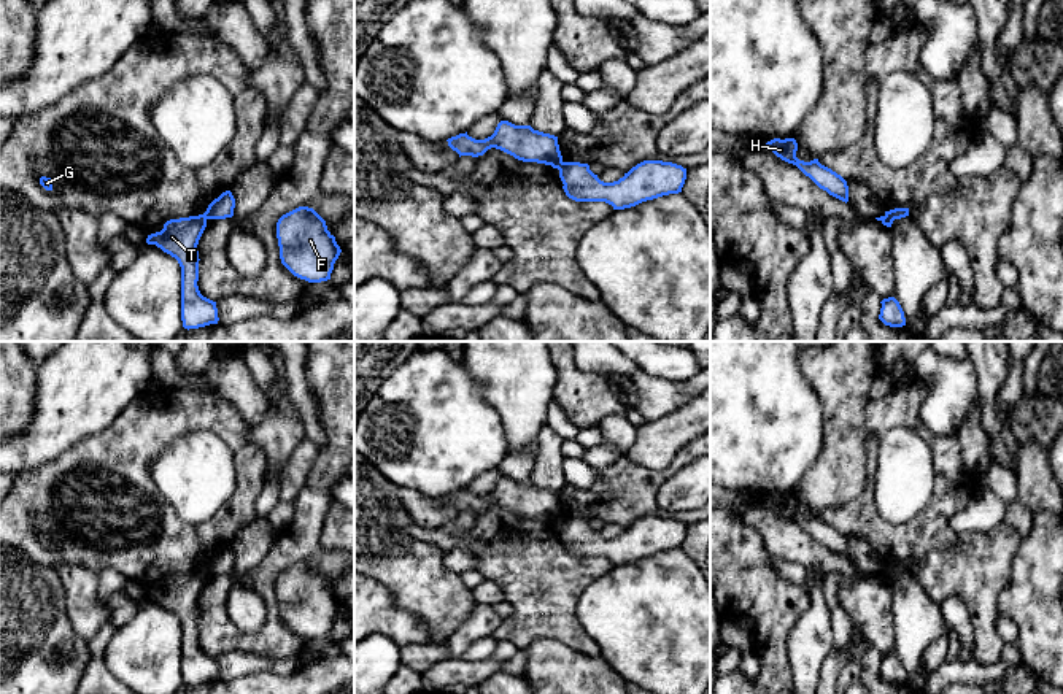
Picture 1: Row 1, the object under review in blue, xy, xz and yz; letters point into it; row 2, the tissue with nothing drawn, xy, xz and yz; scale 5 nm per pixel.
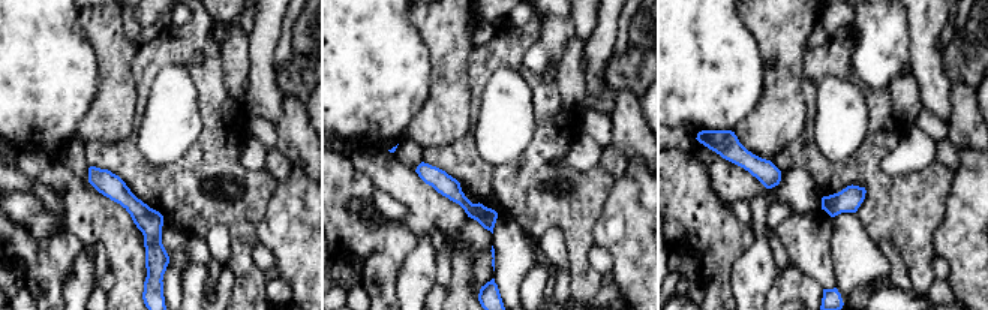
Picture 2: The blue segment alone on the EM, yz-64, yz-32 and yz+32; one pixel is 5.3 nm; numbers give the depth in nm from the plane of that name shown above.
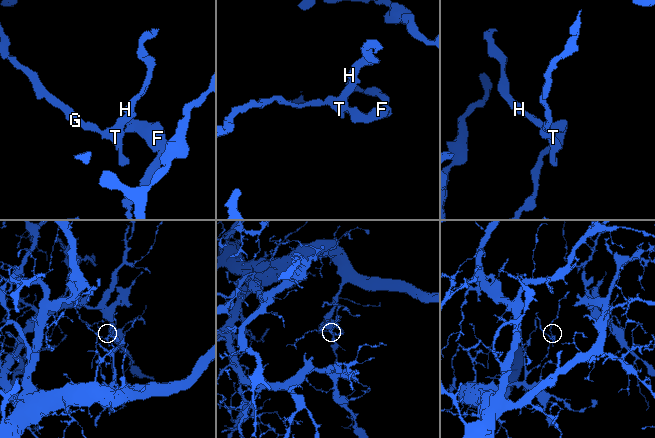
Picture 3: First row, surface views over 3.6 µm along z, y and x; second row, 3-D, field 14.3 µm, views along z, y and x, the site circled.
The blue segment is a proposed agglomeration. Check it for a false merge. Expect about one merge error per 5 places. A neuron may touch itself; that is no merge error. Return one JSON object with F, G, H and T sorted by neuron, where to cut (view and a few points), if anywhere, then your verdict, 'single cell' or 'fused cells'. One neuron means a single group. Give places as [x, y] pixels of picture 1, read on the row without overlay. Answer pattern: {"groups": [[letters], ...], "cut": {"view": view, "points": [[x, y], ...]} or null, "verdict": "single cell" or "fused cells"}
{"groups": [["F"], ["G", "H", "T"]], "cut": {"view": "xz", "points": [[563, 518], [558, 524]]}, "verdict": "fused cells"}

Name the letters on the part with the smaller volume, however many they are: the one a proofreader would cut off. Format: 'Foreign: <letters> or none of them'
Foreign: G, H, T

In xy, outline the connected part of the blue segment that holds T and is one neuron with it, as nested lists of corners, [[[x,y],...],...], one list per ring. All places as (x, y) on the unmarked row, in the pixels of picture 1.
[[[205,570],[170,575],[160,588],[146,594],[164,608],[175,613],[181,623],[181,677],[184,684],[218,680],[216,657],[199,646],[199,596],[207,583]]]

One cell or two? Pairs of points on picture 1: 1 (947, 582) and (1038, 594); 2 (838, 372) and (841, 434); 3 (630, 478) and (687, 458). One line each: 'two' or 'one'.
1: two
2: one
3: one

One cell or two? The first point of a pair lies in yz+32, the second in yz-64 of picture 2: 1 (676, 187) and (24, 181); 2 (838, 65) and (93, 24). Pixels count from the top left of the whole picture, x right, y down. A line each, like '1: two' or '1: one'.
1: one
2: two

